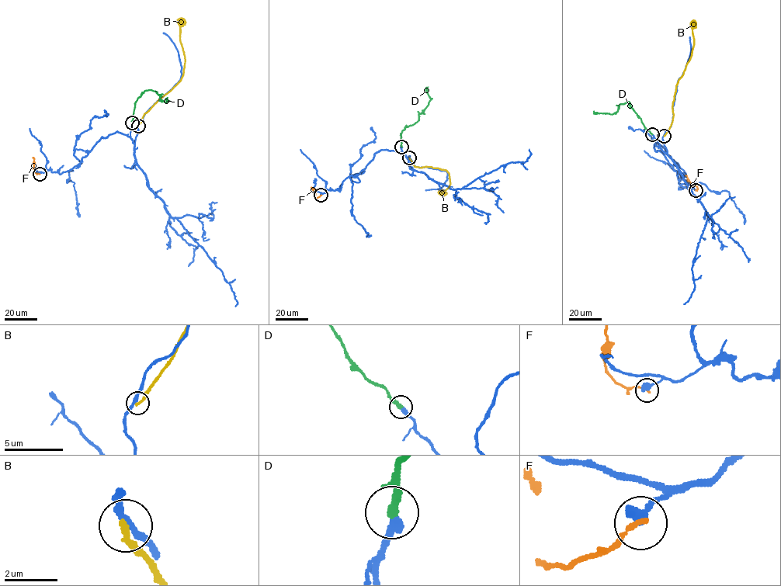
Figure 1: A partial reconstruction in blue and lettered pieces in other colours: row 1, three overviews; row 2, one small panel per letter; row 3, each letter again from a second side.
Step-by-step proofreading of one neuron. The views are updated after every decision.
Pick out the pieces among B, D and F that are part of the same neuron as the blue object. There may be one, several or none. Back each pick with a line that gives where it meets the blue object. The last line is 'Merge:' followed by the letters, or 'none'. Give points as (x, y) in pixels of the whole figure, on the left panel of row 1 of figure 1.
D: contact (132, 123)
Merge: D

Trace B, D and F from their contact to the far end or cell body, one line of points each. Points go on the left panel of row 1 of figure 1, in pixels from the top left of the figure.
B: (138, 126), (144, 114), (182, 75), (185, 56), (180, 40), (182, 18)
D: (132, 123), (135, 102), (145, 90), (156, 91), (160, 99), (166, 102), (169, 101), (166, 100), (168, 97)
F: (39, 174), (33, 170), (32, 157)

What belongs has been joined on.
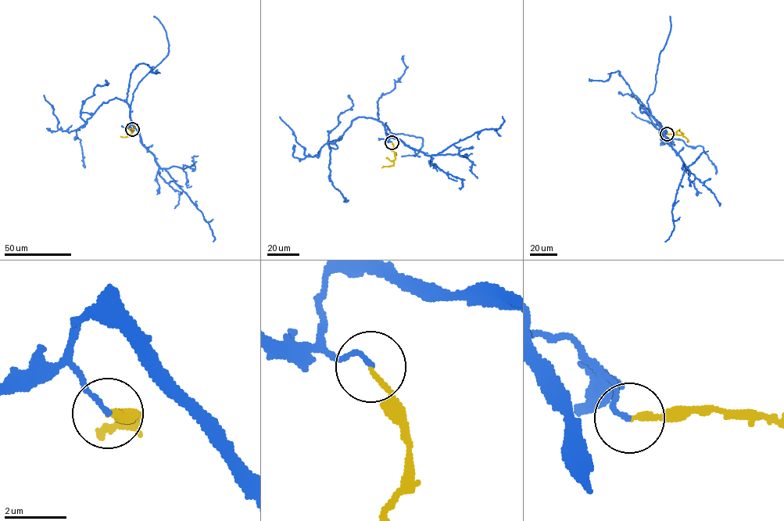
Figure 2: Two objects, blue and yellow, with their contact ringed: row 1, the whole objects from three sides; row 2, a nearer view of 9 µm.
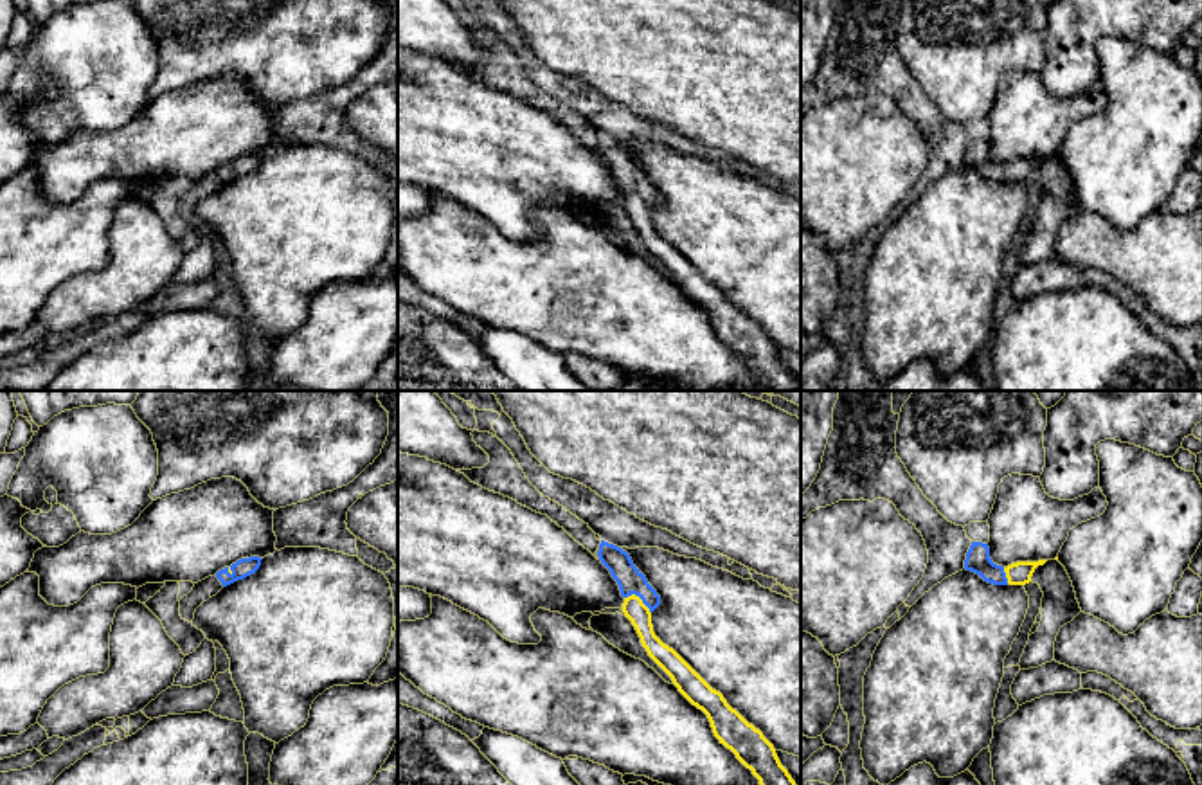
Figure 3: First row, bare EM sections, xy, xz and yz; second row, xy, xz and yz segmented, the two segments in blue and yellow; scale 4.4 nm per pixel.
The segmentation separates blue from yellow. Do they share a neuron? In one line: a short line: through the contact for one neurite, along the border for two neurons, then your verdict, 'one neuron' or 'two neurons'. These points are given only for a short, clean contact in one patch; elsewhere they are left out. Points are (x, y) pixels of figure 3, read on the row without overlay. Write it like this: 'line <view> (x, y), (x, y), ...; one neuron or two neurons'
line xz (619, 161), (639, 193), (636, 207); one neuron

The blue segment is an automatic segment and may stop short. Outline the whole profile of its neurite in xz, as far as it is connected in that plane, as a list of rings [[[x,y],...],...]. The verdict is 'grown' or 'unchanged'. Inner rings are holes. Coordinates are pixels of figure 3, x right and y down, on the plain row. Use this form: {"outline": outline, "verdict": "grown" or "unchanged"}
{"outline": [[[601,137],[597,153],[617,178],[624,194],[623,209],[635,223],[648,252],[671,274],[678,288],[707,311],[720,340],[752,367],[763,391],[801,391],[763,329],[732,306],[720,288],[713,286],[673,245],[655,232],[651,209],[660,202],[660,193],[633,162],[630,151]]], "verdict": "grown"}

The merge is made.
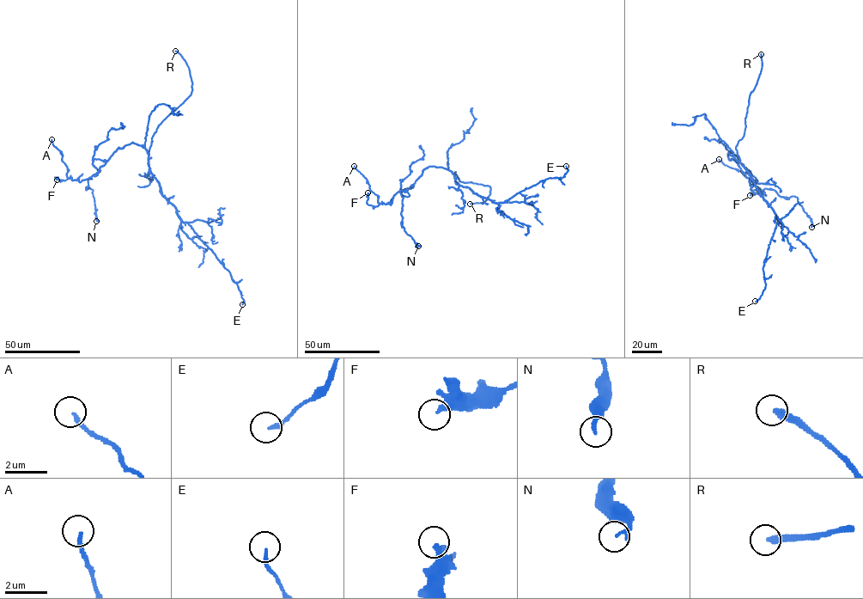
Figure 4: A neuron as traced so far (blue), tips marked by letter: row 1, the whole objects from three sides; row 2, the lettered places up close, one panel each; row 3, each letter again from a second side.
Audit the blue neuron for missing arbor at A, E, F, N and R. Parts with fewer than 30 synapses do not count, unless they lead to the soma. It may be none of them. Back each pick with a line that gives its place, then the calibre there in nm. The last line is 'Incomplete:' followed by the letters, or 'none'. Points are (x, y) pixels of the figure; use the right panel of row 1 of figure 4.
R: place (761, 54); calibre 340 nm
Incomplete: R

